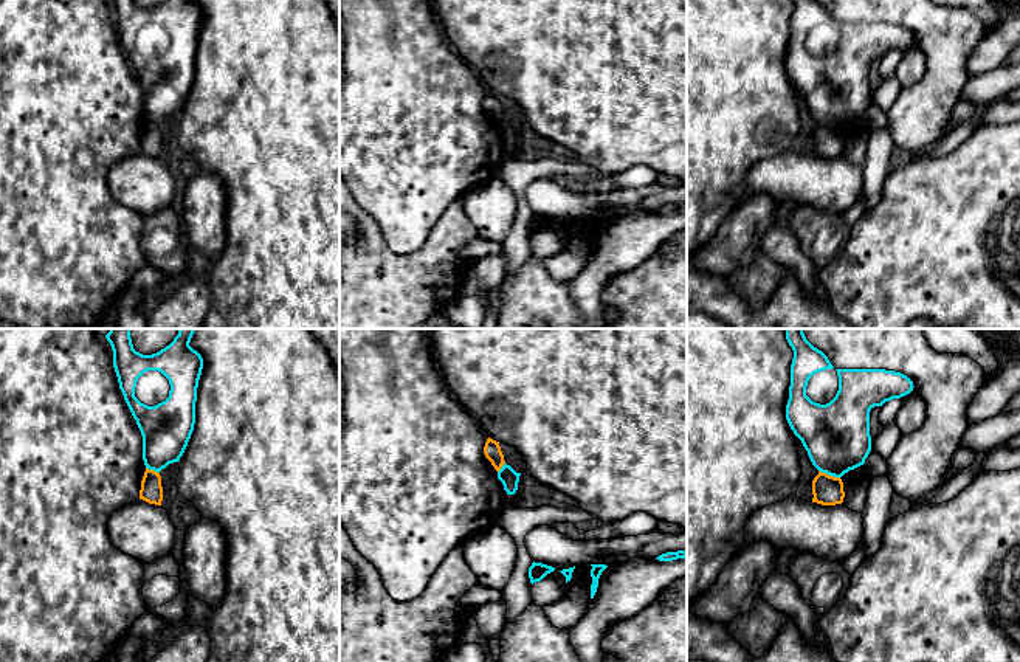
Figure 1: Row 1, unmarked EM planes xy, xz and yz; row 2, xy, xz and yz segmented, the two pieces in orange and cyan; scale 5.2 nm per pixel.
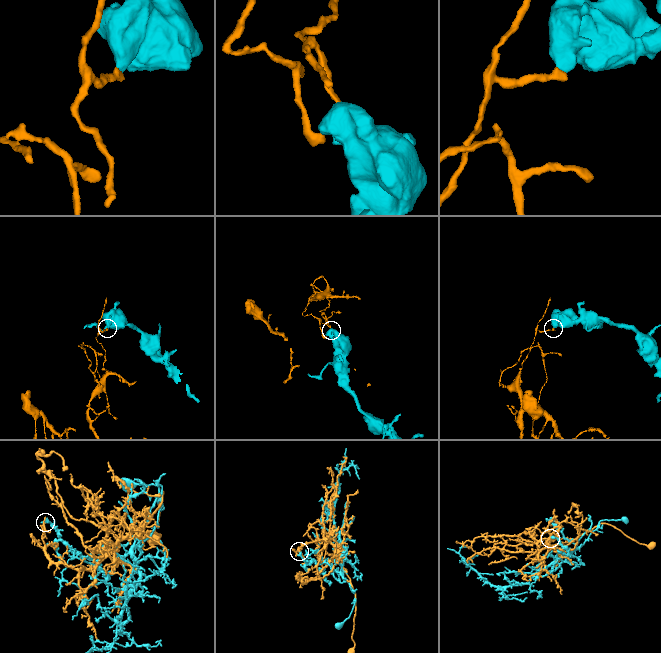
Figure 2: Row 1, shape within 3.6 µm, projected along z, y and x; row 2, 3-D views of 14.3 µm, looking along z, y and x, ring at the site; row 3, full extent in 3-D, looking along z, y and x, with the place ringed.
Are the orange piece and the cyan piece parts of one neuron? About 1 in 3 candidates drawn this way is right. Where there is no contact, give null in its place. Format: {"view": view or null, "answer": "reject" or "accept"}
{"view": "yz", "answer": "reject"}

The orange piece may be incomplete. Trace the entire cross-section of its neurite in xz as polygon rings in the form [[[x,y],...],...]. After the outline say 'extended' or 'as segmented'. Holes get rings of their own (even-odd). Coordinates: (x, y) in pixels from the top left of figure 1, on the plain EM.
[[[490,90],[485,95],[484,107],[491,115],[491,118],[494,119],[496,124],[499,124],[502,121],[502,118],[505,116],[499,95],[496,95]]] | as segmented

